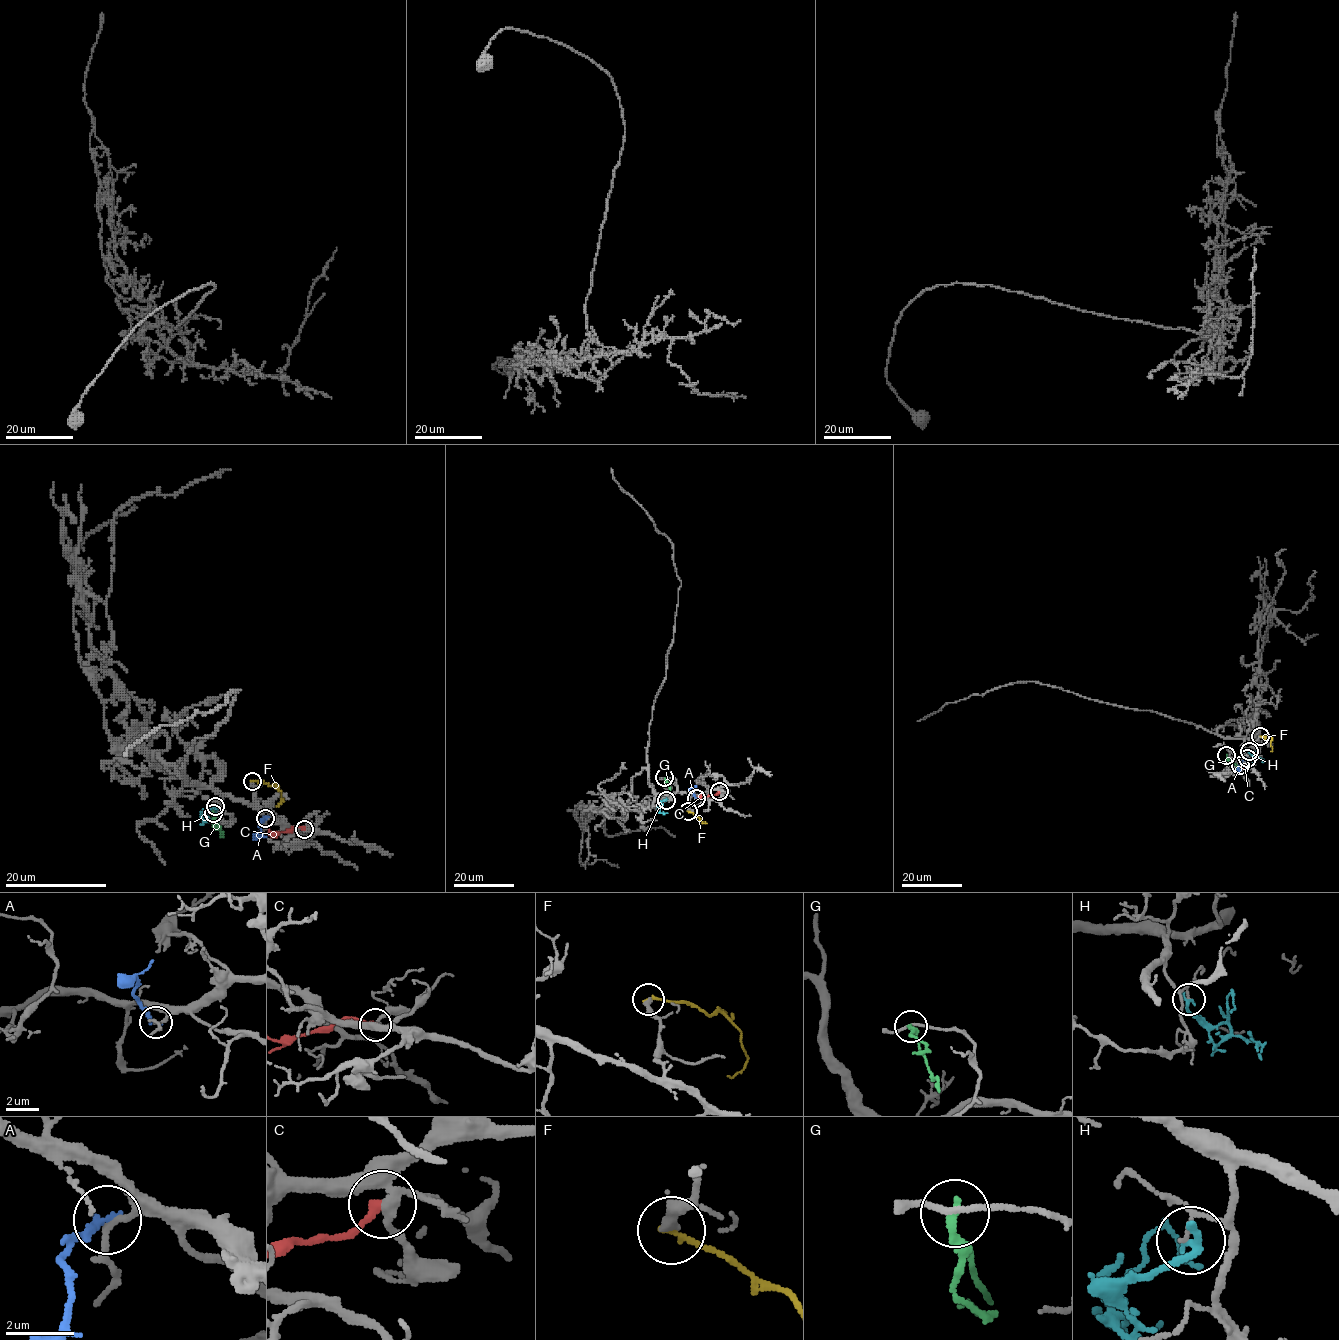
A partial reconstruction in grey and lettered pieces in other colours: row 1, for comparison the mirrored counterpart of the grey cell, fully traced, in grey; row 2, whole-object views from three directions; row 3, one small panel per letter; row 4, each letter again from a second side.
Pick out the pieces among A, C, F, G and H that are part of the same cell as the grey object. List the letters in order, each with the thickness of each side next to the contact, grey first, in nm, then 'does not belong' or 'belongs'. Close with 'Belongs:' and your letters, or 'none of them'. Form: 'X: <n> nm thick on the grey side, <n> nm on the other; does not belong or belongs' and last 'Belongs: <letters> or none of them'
A: 160 nm thick on the grey side, 200 nm on the other; does not belong
C: 260 nm thick on the grey side, 260 nm on the other; does not belong
F: 340 nm thick on the grey side, 180 nm on the other; does not belong
G: 160 nm thick on the grey side, 240 nm on the other; does not belong
H: 90 nm thick on the grey side, 280 nm on the other; does not belong
Belongs: none of them

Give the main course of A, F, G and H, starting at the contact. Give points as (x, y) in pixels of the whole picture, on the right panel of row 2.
A: (1247, 758), (1235, 770)
F: (1260, 736), (1270, 739), (1271, 751)
G: (1226, 755), (1238, 770)
H: (1249, 751), (1262, 761)

